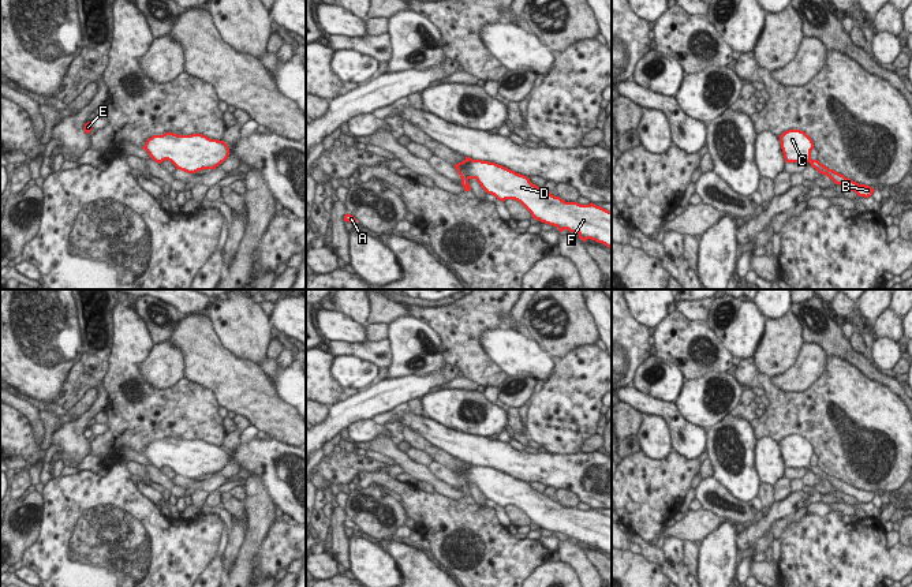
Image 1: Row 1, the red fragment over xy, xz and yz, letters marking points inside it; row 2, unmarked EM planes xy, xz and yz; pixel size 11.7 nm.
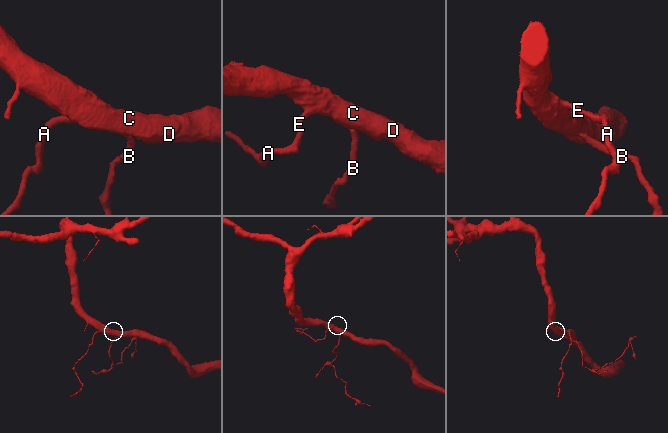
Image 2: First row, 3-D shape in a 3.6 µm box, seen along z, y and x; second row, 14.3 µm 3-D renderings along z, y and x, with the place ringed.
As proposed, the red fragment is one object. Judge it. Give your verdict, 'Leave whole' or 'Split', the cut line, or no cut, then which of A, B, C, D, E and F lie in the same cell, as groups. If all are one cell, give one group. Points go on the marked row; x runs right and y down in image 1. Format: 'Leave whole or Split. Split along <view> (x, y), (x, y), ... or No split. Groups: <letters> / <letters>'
Leave whole. No split. Groups: A B C D E F

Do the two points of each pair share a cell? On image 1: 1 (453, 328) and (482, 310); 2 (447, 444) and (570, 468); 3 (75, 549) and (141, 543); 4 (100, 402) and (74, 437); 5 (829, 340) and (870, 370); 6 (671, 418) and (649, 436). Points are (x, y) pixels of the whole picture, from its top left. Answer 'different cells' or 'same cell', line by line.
1: same cell
2: same cell
3: same cell
4: same cell
5: same cell
6: different cells

